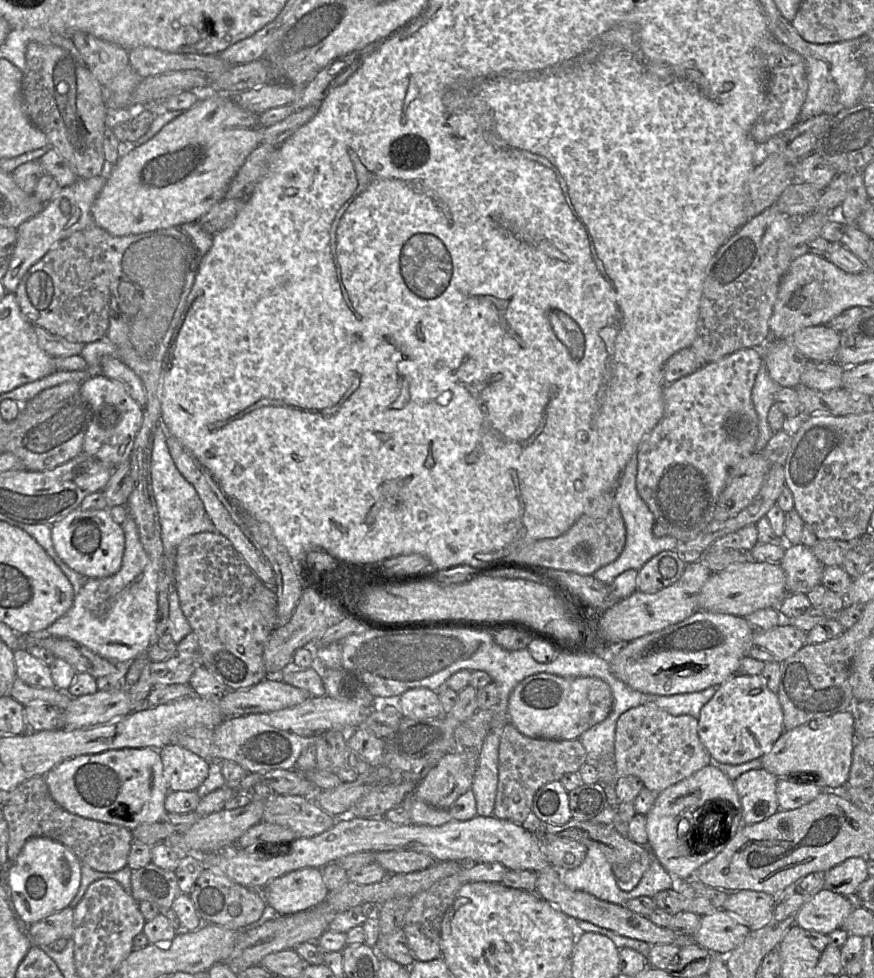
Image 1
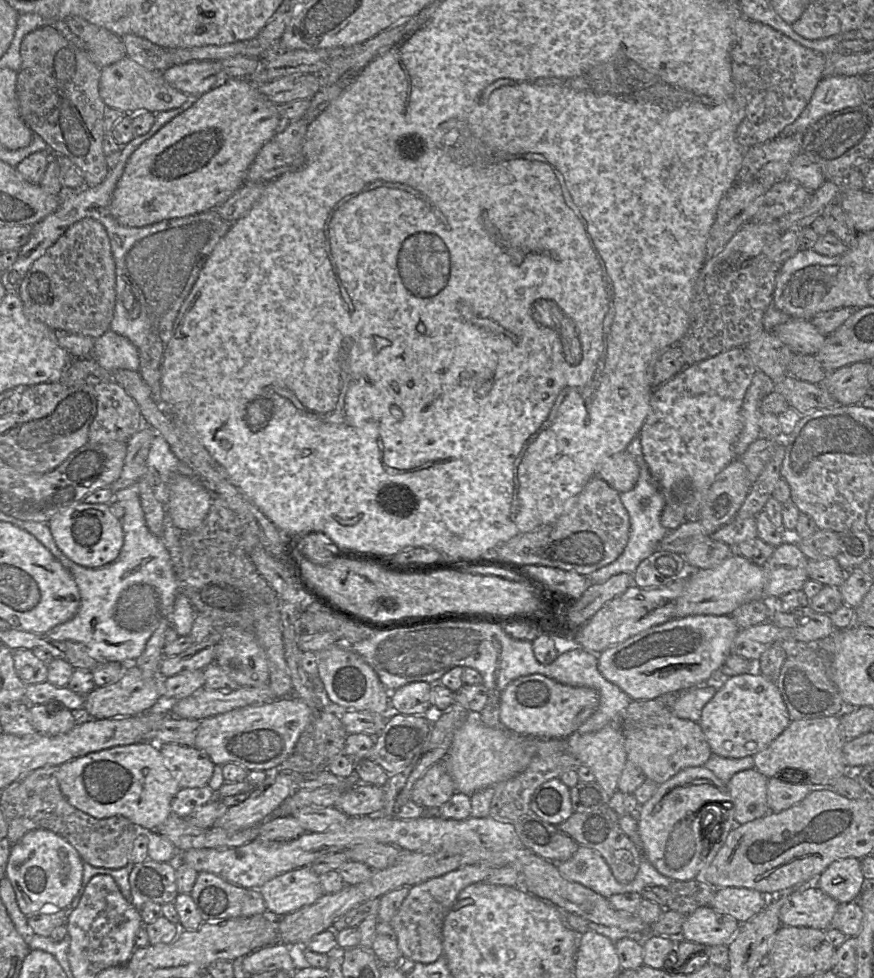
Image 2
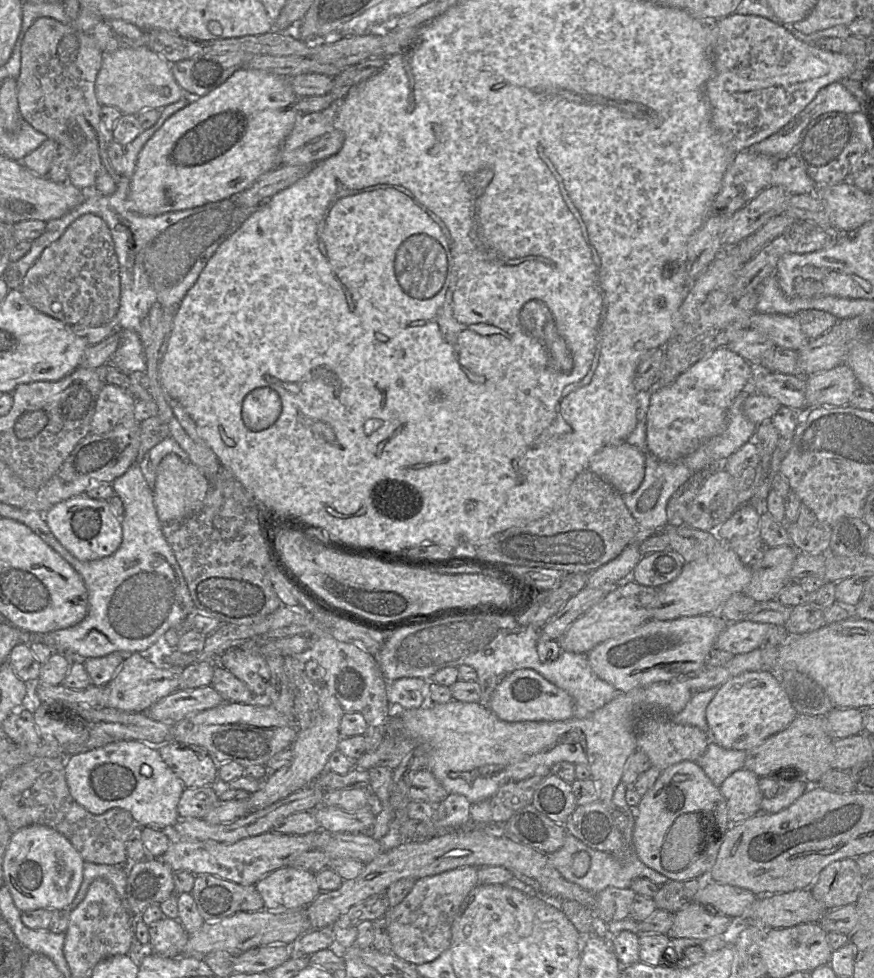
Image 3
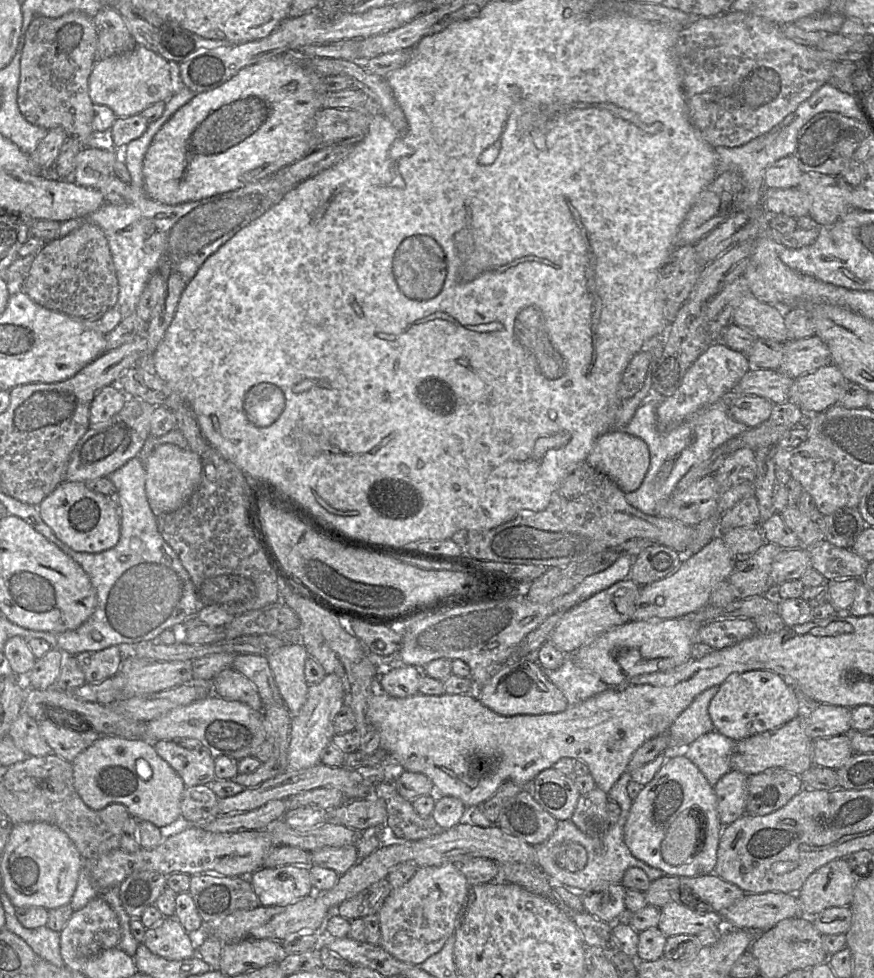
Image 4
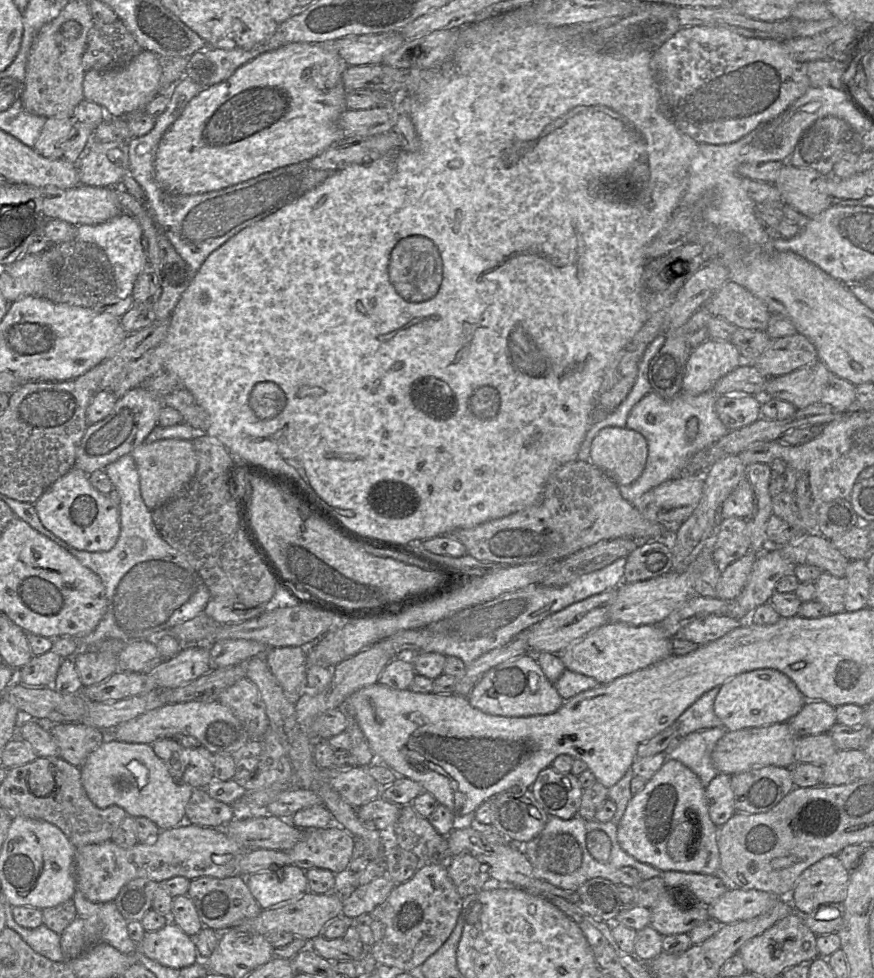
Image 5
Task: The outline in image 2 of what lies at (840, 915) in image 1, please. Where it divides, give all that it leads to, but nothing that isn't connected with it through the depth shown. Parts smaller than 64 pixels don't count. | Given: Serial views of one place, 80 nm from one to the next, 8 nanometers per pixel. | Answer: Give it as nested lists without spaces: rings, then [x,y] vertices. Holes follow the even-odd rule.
[[[818,887],[802,888],[784,897],[780,910],[782,926],[810,927],[826,931],[839,903]]]

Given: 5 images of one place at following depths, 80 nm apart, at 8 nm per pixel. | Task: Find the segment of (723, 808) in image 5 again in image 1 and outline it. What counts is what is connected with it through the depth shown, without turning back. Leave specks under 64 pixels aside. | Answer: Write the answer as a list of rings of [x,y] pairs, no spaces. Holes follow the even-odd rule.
[[[763,768],[747,771],[734,781],[742,804],[744,825],[759,823],[780,810],[777,781],[778,777]]]

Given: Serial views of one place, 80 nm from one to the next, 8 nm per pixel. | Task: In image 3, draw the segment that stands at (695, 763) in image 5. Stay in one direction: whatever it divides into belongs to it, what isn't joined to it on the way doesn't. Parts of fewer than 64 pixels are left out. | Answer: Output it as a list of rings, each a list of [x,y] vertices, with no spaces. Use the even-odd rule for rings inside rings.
[[[710,740],[705,752],[696,763],[719,788],[732,773],[744,768],[745,759],[745,751],[725,749]]]

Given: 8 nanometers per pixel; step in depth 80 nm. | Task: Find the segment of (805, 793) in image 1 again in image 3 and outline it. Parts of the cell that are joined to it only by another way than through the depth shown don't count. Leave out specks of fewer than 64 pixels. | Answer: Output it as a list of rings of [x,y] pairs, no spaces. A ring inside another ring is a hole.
[[[779,770],[774,775],[759,777],[761,812],[778,813],[789,807],[810,788],[806,781],[791,778],[783,772]]]

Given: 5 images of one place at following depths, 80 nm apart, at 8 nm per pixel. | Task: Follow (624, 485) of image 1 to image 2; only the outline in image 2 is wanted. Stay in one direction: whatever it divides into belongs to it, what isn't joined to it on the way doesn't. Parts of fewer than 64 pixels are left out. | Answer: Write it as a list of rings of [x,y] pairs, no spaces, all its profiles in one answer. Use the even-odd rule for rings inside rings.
[[[640,435],[636,436],[629,443],[625,451],[634,457],[640,470],[639,478],[635,486],[628,492],[620,493],[620,500],[627,510],[630,520],[629,539],[624,551],[618,559],[594,571],[588,576],[592,584],[604,583],[612,576],[621,573],[633,574],[643,560],[658,550],[660,541],[670,531],[669,529],[663,527],[660,522],[661,514],[665,507],[665,500],[656,480],[652,477],[644,460]]]

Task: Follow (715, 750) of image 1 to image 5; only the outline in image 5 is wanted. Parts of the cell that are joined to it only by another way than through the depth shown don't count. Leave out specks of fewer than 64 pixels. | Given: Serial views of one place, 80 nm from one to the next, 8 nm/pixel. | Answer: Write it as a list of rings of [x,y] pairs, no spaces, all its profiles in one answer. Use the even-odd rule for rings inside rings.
[[[763,668],[741,673],[721,685],[714,701],[714,713],[725,730],[736,731],[787,722],[800,712],[806,702],[788,676],[775,669]]]

